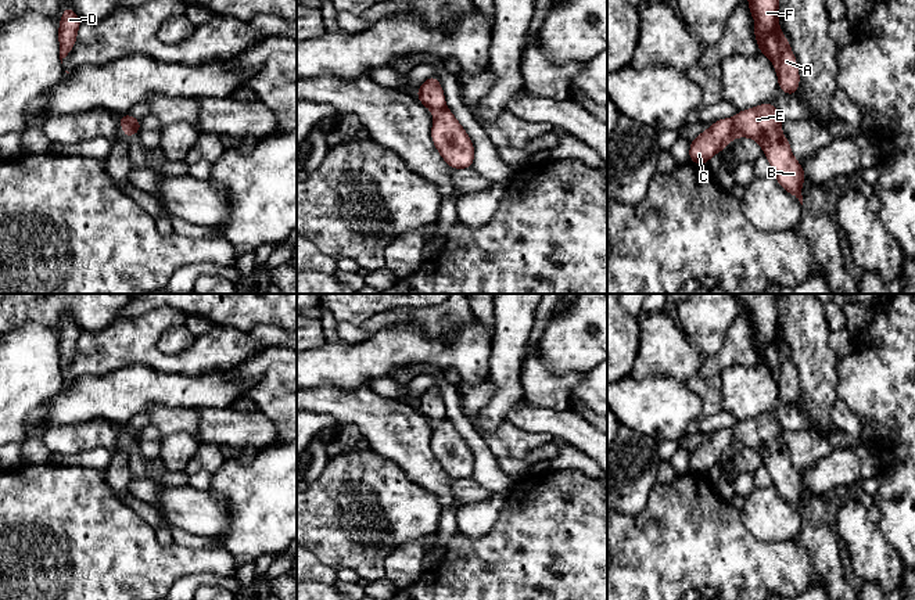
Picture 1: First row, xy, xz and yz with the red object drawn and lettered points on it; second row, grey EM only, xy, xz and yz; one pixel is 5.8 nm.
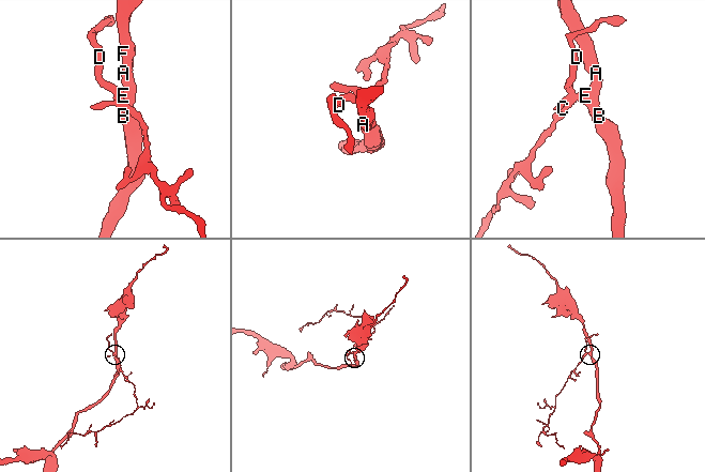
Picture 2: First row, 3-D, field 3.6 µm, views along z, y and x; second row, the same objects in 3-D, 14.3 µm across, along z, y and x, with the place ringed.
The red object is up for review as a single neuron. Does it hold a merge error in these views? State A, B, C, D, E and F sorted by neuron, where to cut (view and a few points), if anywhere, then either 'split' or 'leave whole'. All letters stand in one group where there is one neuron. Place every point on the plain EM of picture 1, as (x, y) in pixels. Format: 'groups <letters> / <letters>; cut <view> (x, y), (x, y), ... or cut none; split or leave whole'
groups A B E F / C D; cut xy (124, 426), (132, 445); split

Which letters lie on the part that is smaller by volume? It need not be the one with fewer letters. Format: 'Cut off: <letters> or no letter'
Cut off: C, D

